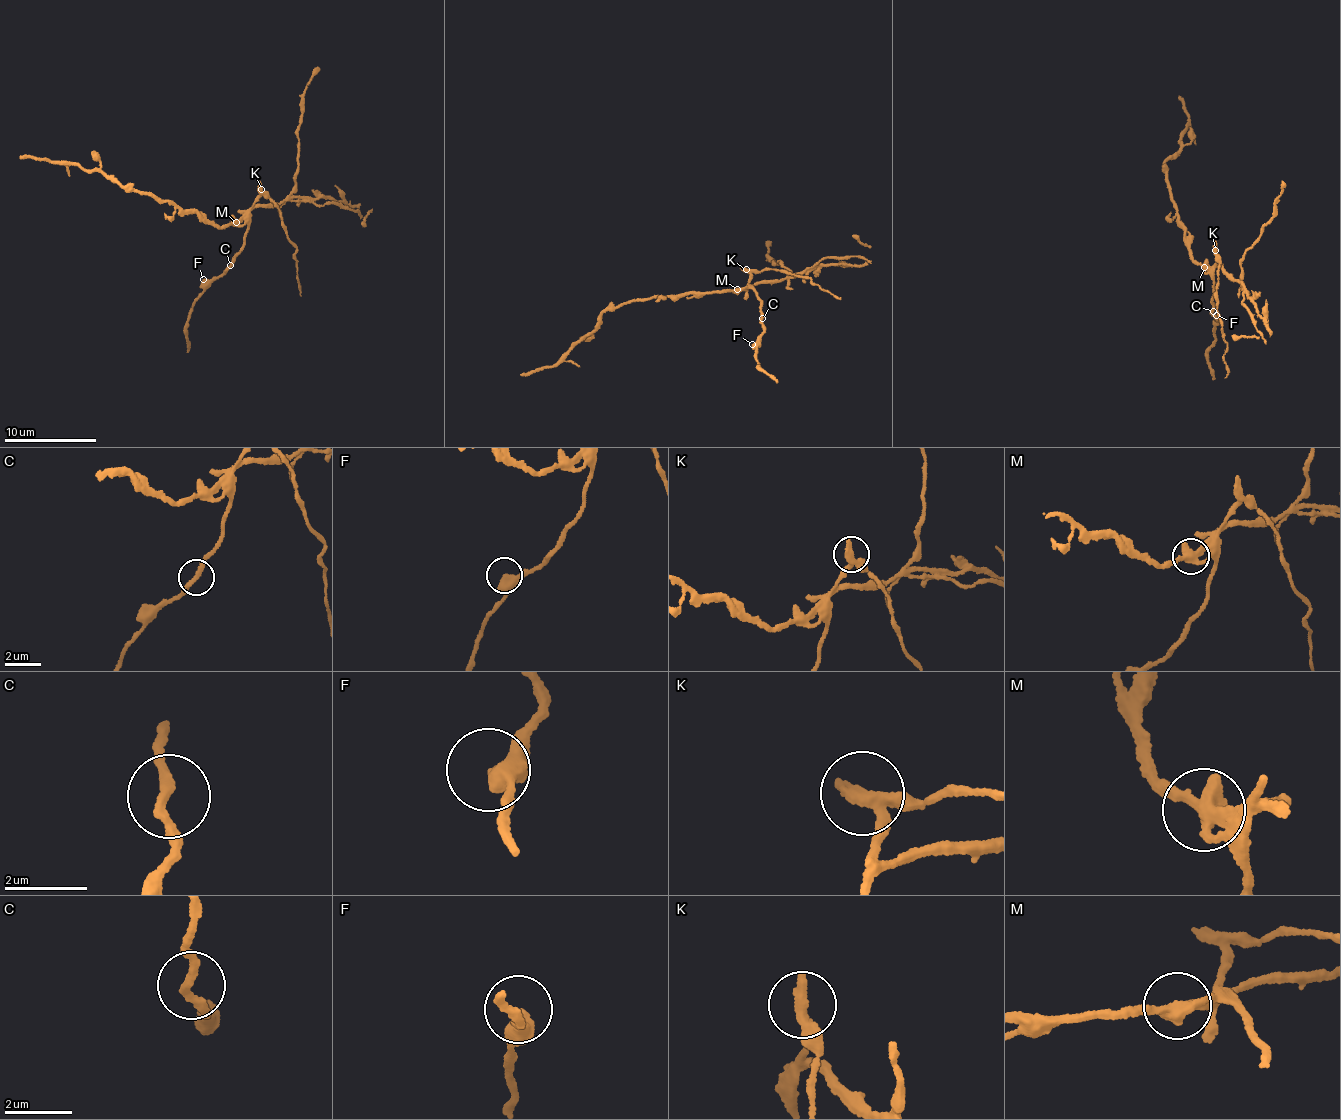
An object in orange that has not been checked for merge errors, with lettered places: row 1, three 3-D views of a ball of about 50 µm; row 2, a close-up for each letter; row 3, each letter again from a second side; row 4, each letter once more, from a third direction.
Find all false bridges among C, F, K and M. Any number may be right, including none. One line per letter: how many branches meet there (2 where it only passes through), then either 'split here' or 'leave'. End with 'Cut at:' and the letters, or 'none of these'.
C: 2 | leave
F: 2 | leave
K: 2 | split here
M: 2 | split here
Cut at: K, M

